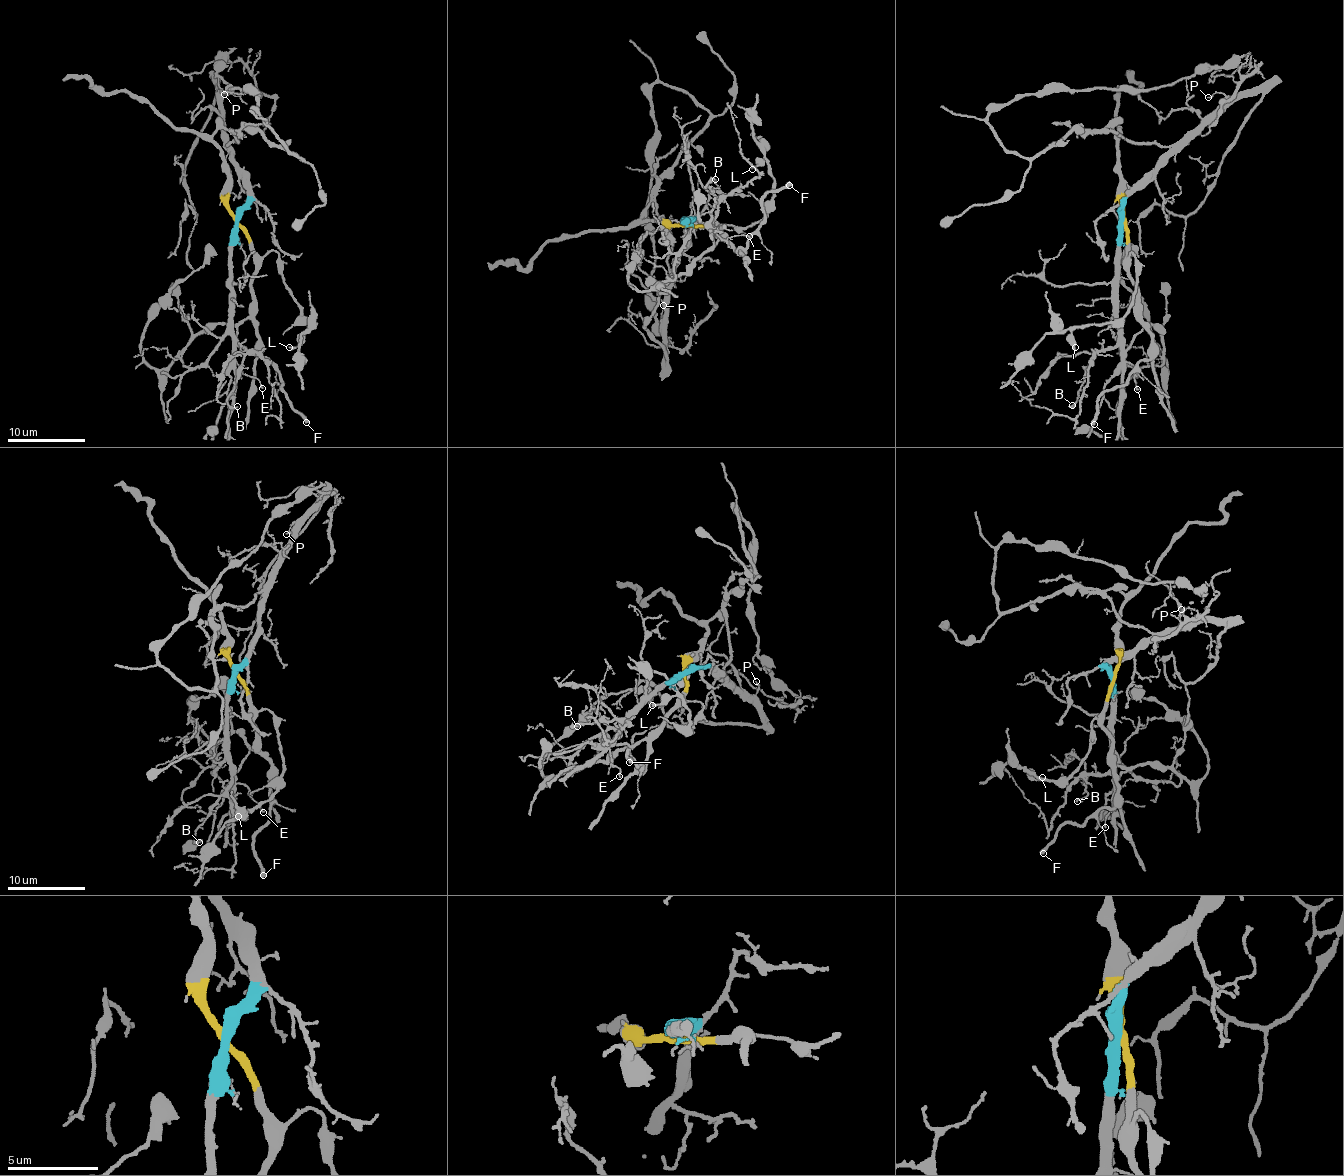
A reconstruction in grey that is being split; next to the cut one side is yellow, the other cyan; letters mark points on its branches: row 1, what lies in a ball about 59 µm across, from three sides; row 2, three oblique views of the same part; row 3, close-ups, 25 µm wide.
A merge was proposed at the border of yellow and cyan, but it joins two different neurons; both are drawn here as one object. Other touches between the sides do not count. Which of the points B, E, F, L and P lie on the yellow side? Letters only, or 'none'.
F, L

